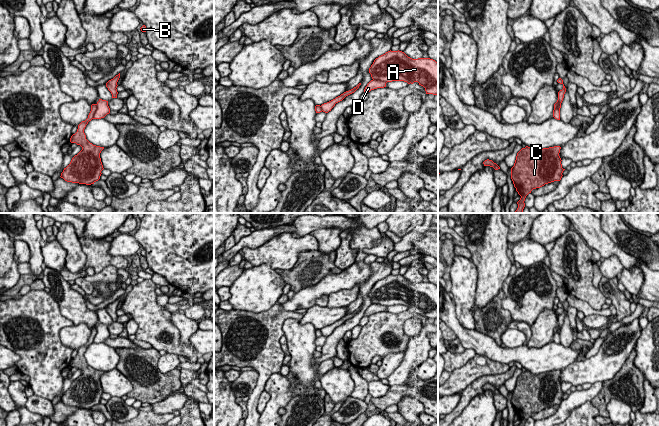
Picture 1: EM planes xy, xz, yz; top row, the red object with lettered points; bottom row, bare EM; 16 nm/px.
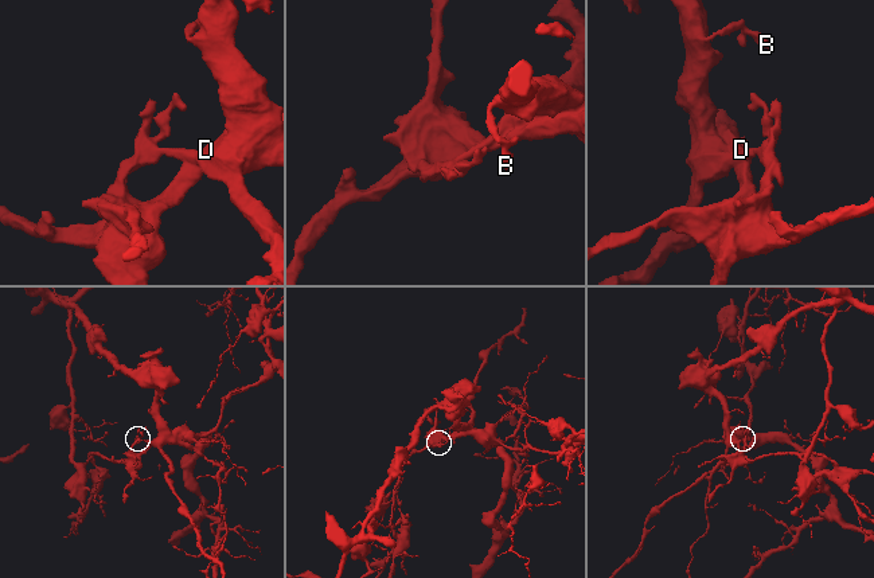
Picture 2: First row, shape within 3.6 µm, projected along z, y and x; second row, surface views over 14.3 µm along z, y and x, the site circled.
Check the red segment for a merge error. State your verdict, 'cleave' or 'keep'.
cleave

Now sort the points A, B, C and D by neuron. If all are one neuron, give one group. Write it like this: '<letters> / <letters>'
A B / C D

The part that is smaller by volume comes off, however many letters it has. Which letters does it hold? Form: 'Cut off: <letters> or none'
Cut off: C, D

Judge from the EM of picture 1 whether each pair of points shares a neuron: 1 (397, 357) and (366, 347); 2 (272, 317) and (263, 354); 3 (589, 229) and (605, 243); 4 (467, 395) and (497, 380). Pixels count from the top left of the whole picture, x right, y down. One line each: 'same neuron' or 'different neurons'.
1: different neurons
2: same neuron
3: same neuron
4: same neuron

